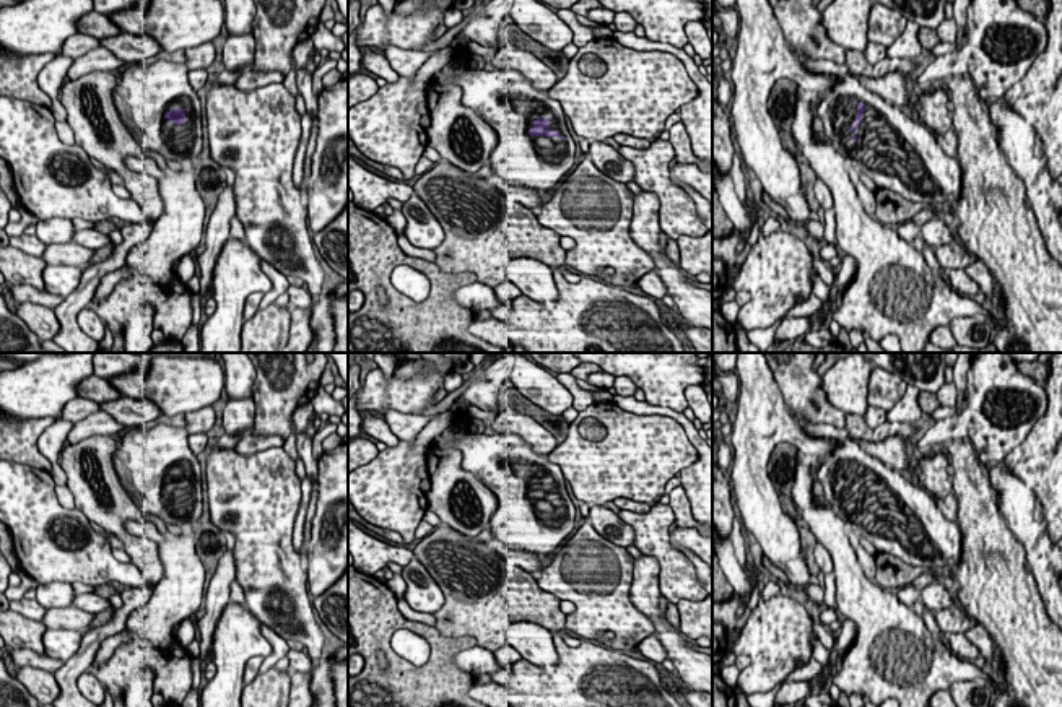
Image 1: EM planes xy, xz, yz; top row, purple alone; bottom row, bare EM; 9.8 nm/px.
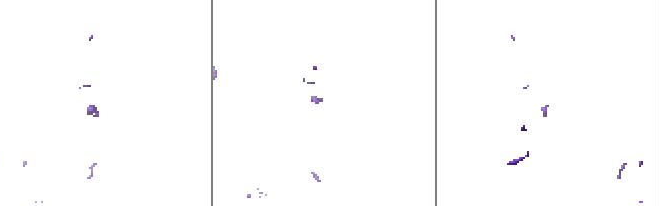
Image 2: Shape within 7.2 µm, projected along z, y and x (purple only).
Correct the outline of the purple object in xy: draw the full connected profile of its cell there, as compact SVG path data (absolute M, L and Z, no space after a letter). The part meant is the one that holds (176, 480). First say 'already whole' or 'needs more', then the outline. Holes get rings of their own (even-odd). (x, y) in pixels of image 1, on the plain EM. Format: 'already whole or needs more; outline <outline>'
needs more; outline M168 424L132 427L112 455L114 470L137 507L166 525L184 527L202 515L202 466L189 447L189 436L184 427Z

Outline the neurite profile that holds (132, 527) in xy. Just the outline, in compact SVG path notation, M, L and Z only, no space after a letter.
M127 520L125 531L133 536L150 538L156 541L158 544L166 540L164 535L161 535L151 522Z

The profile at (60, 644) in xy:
M47 629L42 635L44 655L67 661L80 648L83 634L68 629Z

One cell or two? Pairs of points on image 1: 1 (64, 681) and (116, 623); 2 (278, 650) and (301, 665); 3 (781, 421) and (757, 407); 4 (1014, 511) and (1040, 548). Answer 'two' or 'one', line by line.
1: one
2: two
3: one
4: one

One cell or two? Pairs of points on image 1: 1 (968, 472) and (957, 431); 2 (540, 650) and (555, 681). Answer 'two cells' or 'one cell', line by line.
1: two cells
2: two cells

